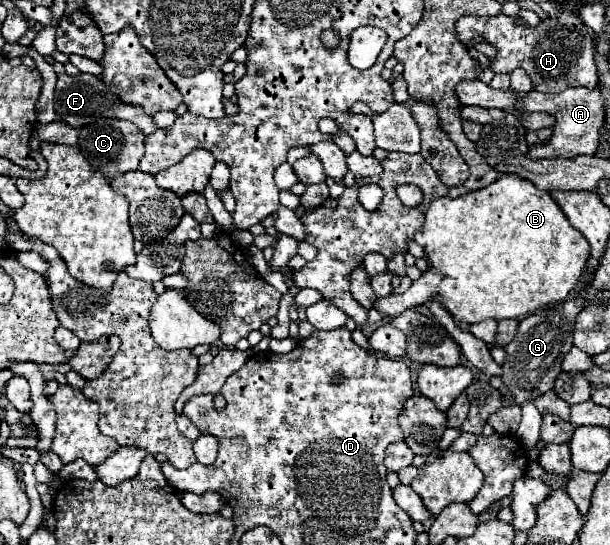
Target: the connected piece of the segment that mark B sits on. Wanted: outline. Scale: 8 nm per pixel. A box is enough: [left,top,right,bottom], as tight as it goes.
[377,174,589,324]

